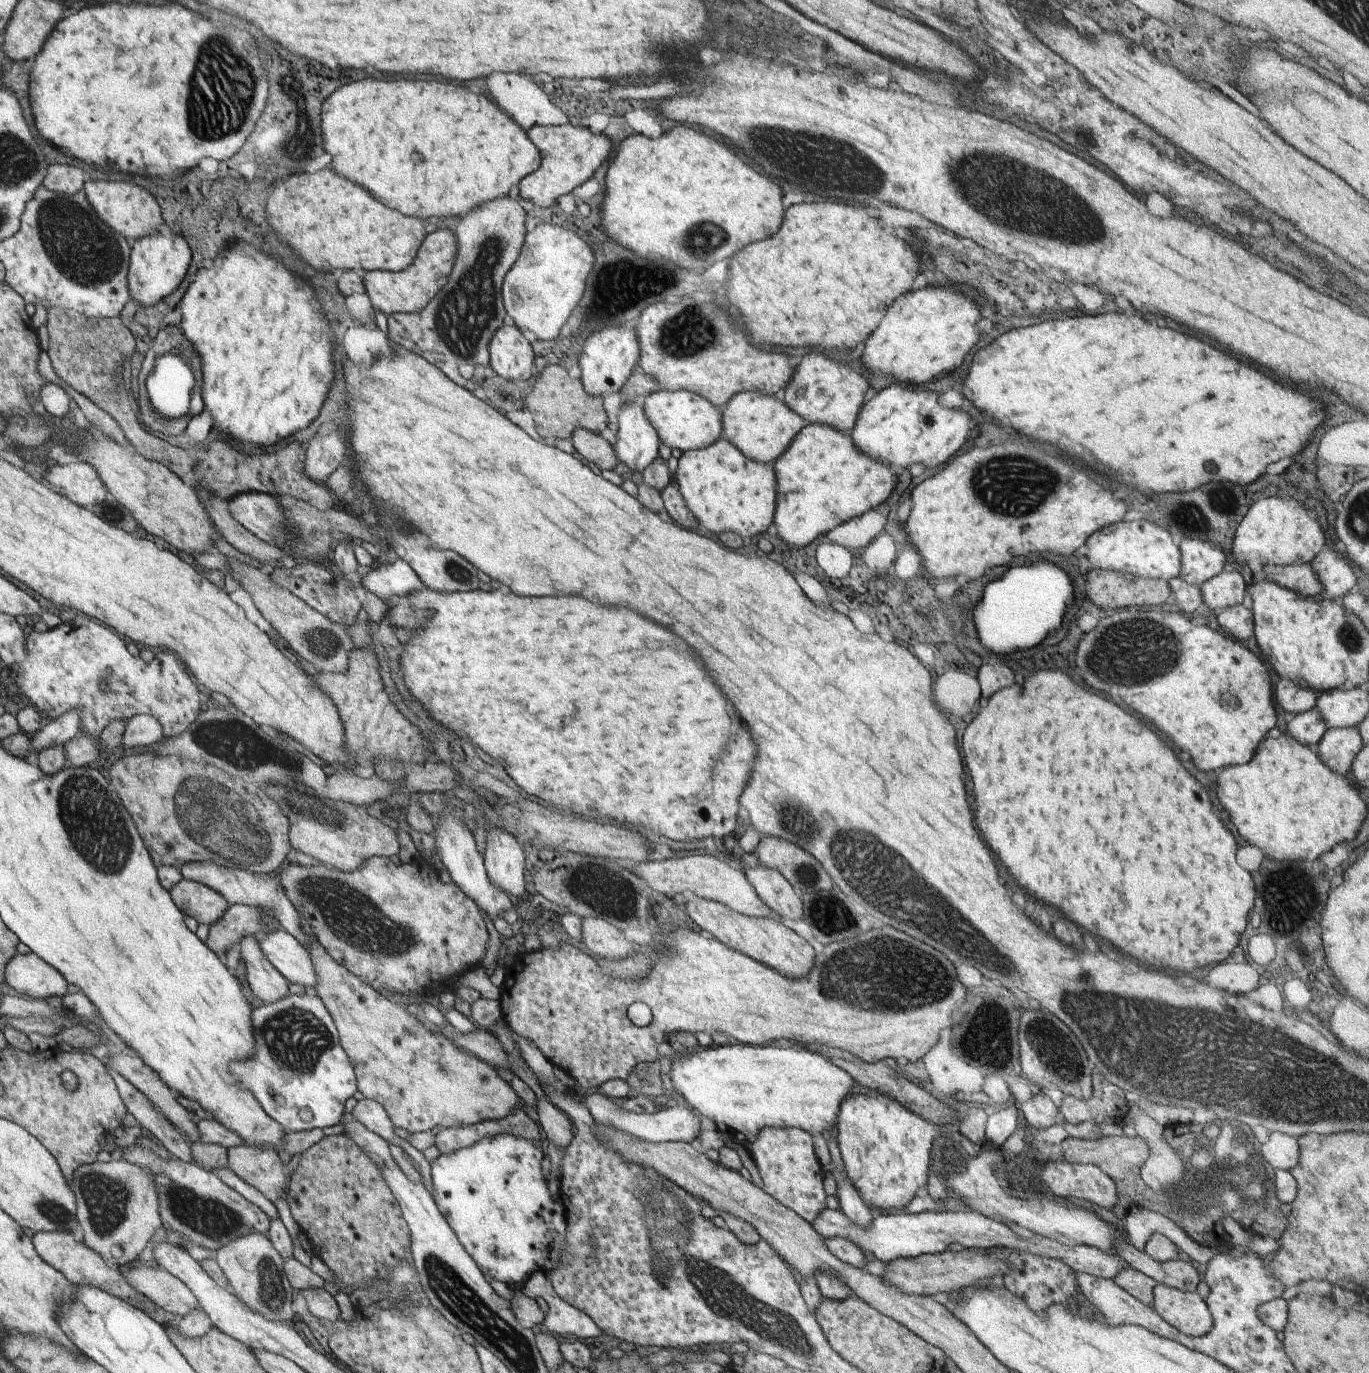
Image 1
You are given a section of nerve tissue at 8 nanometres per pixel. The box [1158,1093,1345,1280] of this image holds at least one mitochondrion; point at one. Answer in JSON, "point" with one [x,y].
{"point":[1229,1201]}

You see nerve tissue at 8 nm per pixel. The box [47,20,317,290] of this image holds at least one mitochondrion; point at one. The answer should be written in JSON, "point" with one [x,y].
{"point":[214,88]}

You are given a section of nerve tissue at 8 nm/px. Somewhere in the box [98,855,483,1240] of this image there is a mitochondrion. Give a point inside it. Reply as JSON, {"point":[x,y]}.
{"point":[352,917]}

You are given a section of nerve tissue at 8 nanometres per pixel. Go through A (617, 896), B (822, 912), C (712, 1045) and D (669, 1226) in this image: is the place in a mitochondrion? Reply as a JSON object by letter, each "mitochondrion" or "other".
{"A":"mitochondrion","B":"mitochondrion","C":"other","D":"mitochondrion"}

